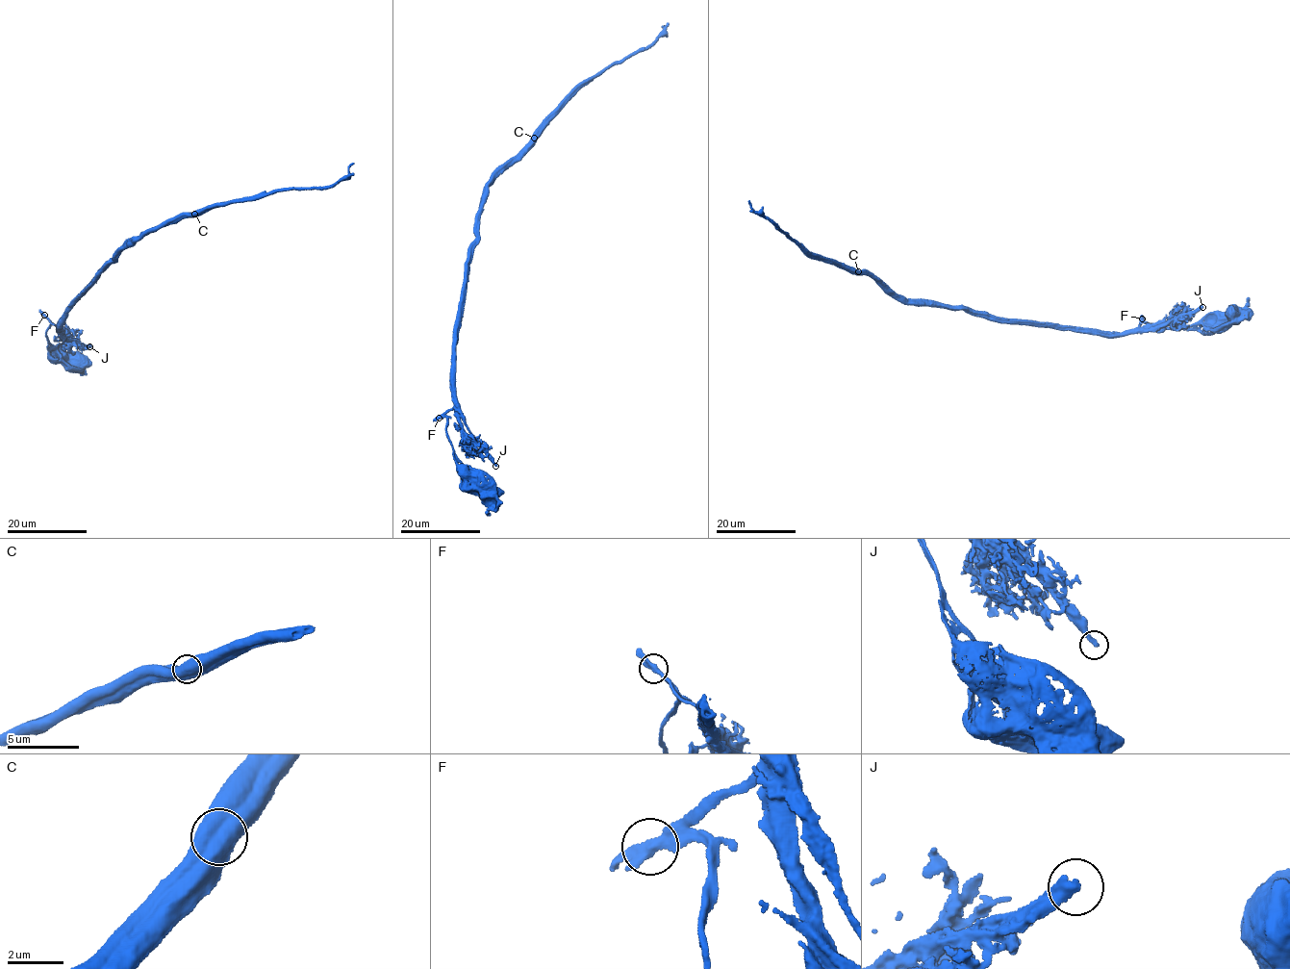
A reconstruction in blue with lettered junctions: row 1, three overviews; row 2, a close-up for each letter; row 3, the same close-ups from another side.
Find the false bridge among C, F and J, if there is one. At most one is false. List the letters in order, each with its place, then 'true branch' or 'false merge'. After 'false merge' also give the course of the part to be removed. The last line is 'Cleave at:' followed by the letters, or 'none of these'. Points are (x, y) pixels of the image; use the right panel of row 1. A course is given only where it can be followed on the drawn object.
C: (858, 271) | false merge | (858, 271), (870, 273), (908, 299), (966, 308), (999, 318), (1106, 332), (1150, 331), (1203, 306)
F: (1142, 318) | true branch
J: (1202, 307) | true branch
Cleave at: C

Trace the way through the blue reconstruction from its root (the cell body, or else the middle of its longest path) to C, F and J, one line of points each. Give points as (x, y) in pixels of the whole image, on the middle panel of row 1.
C: (490, 491), (465, 475), (445, 432), (445, 414), (454, 402), (455, 322), (483, 188), (534, 138)
F: (490, 491), (480, 489), (465, 475), (464, 465), (455, 454), (445, 432), (446, 417), (439, 417)
J: (490, 491), (480, 489), (465, 475), (464, 465), (445, 432), (446, 412), (454, 409), (462, 428), (495, 465)

